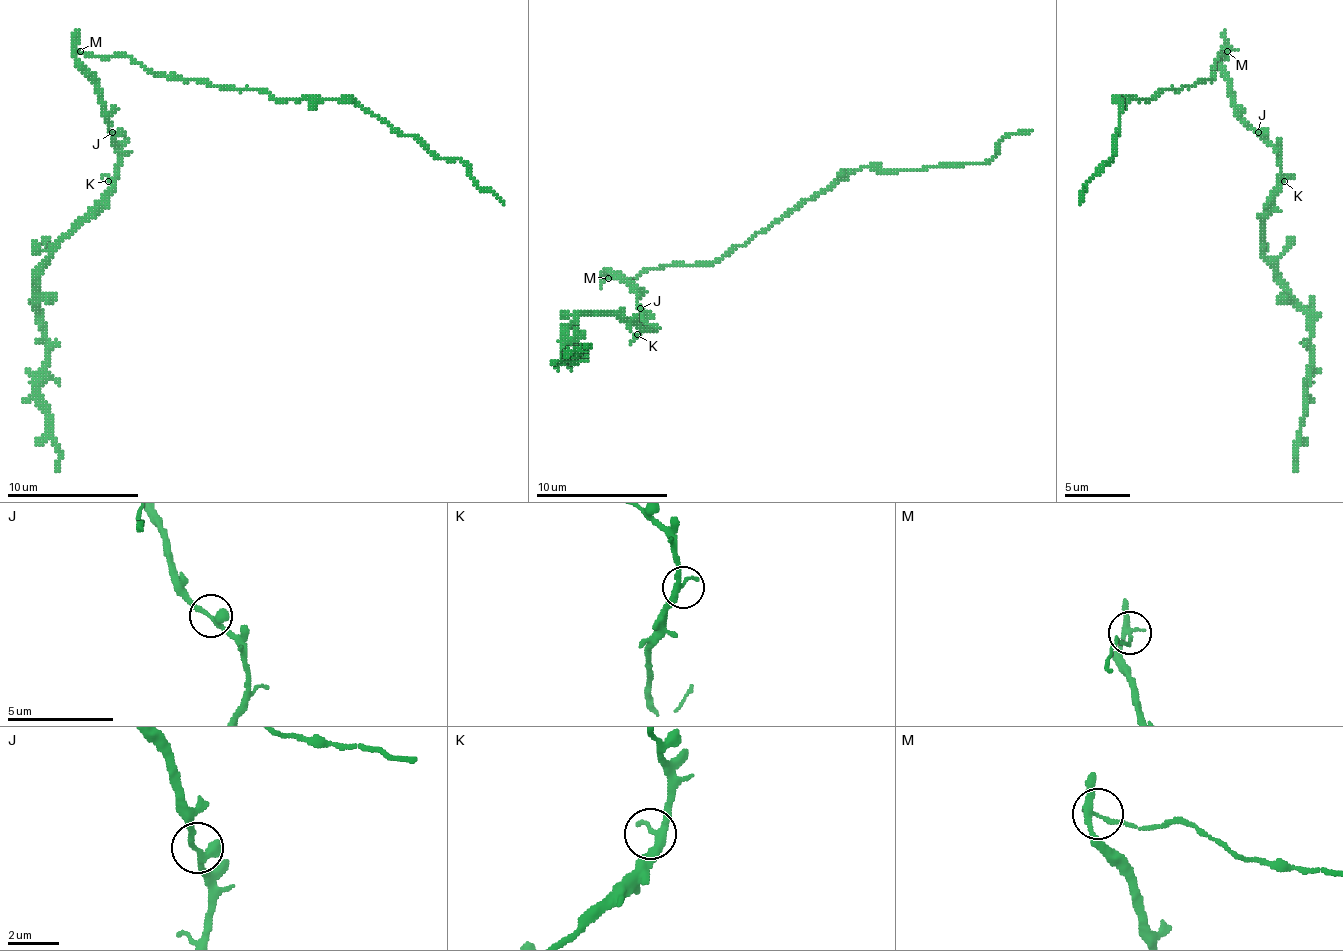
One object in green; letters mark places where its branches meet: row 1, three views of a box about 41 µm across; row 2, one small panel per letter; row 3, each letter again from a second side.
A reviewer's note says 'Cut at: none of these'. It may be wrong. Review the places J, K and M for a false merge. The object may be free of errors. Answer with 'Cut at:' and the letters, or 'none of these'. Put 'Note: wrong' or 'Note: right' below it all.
Cut at: M
Note: wrong

